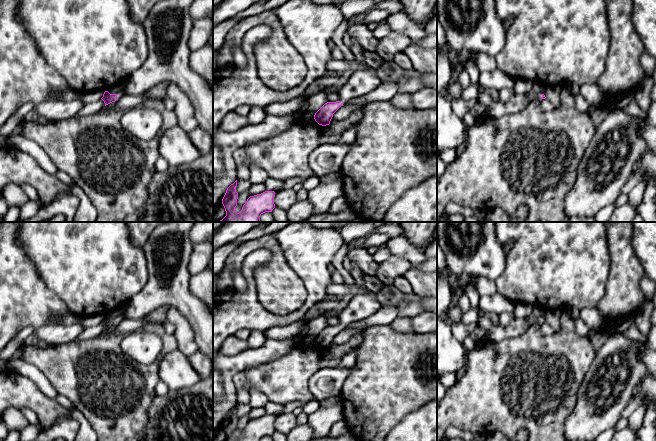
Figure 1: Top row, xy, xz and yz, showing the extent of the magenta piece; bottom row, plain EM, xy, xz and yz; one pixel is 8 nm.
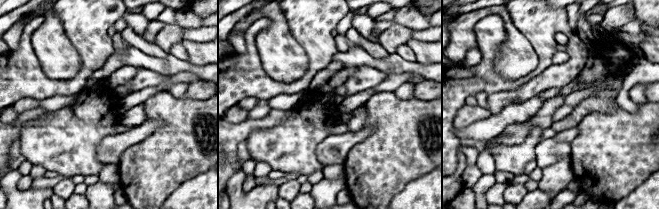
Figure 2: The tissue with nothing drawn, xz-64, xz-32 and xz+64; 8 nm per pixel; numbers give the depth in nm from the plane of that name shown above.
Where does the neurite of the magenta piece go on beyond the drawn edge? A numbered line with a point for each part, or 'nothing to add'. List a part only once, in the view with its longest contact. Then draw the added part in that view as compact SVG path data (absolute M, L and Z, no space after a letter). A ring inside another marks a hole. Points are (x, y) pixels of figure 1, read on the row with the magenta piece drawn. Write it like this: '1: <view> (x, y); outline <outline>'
1: yz (532, 96); outline M531 90L526 97L532 102L534 100L541 100L543 93L535 93L533 90Z

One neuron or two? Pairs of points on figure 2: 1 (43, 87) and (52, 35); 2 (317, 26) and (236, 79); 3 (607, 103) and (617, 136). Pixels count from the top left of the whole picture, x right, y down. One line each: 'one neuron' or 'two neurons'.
1: two neurons
2: one neuron
3: two neurons

